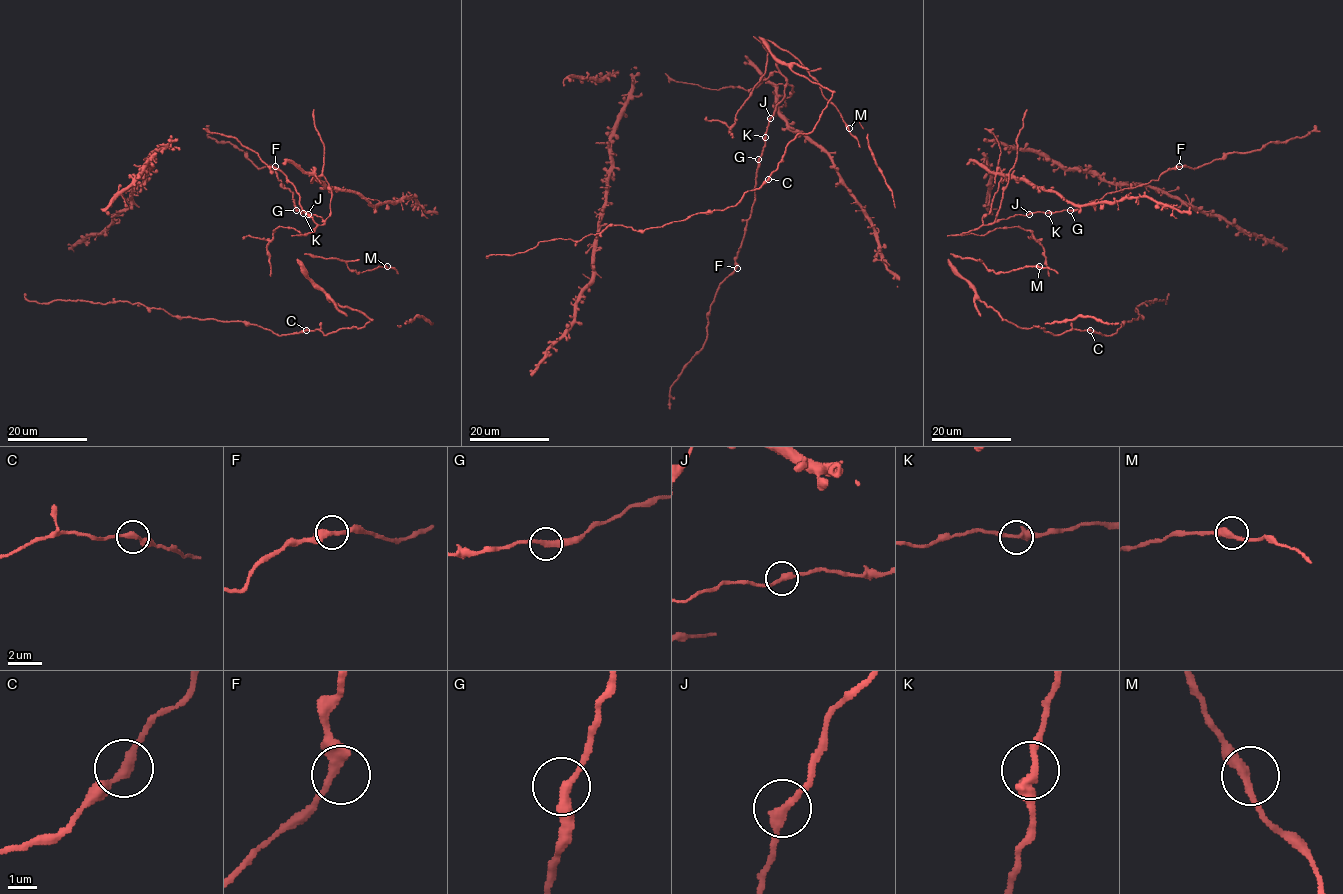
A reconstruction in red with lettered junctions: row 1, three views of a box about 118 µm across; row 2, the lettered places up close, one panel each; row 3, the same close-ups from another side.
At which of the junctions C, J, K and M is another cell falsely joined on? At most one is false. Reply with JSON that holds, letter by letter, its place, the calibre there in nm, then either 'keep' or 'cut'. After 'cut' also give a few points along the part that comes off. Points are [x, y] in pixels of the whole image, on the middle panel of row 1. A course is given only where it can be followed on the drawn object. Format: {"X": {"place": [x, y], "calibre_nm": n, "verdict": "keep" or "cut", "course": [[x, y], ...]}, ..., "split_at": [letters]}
{"C": {"place": [768, 179], "calibre_nm": 280, "verdict": "keep"}, "J": {"place": [770, 118], "calibre_nm": 300, "verdict": "keep"}, "K": {"place": [765, 137], "calibre_nm": 360, "verdict": "keep"}, "M": {"place": [849, 128], "calibre_nm": 360, "verdict": "keep"}, "split_at": []}

